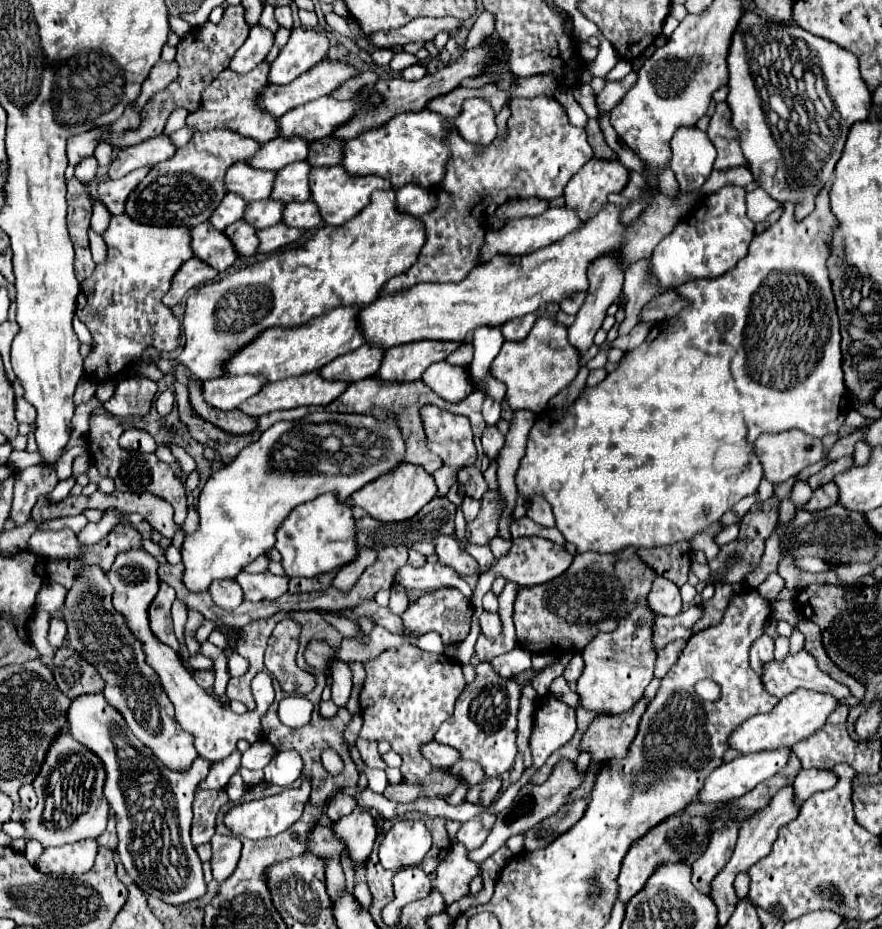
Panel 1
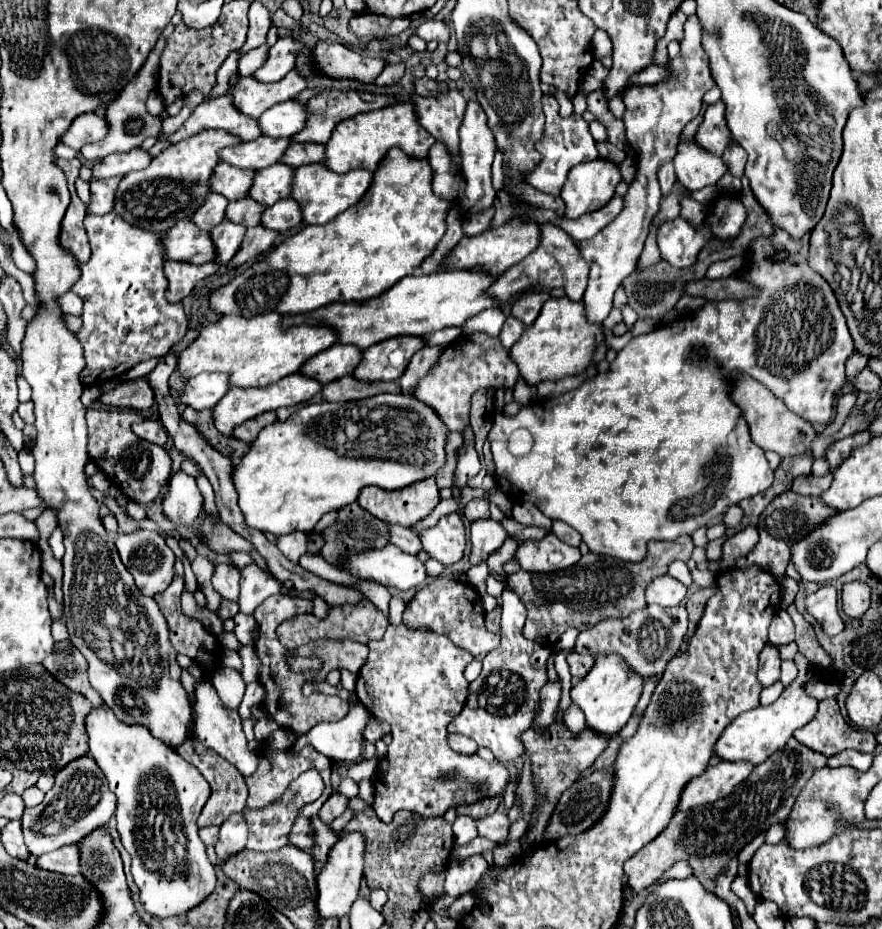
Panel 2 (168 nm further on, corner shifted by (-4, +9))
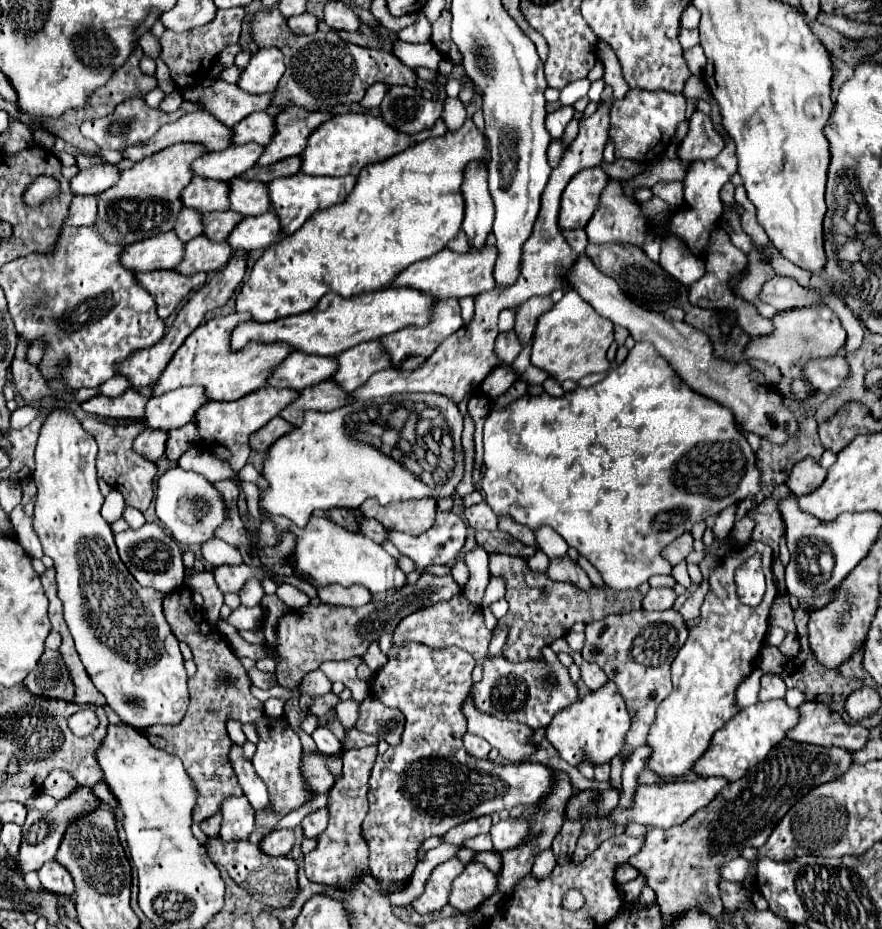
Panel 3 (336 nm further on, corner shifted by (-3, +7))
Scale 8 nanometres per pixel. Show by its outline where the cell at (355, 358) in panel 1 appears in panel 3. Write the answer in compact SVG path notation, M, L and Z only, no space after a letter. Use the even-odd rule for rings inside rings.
M292 351L278 367L274 367L274 371L268 377L268 385L302 391L334 375L332 371L336 371L336 365L338 363L332 357Z

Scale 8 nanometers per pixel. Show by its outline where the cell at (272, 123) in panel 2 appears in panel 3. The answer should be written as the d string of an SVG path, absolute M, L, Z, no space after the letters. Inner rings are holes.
M252 113L240 123L232 127L232 145L244 145L244 143L260 143L266 145L270 143L274 135L274 117L268 113Z

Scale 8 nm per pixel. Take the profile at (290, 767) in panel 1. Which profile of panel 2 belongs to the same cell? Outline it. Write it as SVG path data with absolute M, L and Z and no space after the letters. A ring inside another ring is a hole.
M355 703L349 713L337 723L319 723L305 737L298 738L292 751L297 755L305 745L313 745L329 759L363 761L363 729L369 721L369 713L361 703Z

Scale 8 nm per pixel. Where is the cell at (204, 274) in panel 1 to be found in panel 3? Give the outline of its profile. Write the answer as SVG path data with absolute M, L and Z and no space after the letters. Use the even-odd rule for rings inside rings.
M148 271L138 273L136 281L154 297L158 315L166 319L190 291L196 291L204 285L206 275L198 273L188 277L176 271Z

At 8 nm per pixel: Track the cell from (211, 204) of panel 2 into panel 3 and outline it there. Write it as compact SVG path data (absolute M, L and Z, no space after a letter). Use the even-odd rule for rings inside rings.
M182 209L180 215L178 215L178 219L176 219L176 227L174 227L174 233L178 235L178 239L184 241L184 243L188 243L196 235L200 235L202 233L200 219L202 219L202 215L198 211Z

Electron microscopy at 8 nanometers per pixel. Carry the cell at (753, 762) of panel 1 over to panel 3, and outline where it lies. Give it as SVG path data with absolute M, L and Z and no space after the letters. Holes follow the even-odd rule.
M710 777L710 779L696 779L696 781L672 781L672 783L660 783L660 785L638 785L634 791L634 799L630 807L616 805L608 819L616 825L626 823L640 823L644 827L660 827L668 829L674 825L684 823L690 815L694 815L698 809L706 807L718 791L726 785L726 779L722 777Z

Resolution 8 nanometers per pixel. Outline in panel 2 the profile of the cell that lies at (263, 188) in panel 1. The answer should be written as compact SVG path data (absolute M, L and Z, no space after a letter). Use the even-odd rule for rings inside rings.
M221 161L213 171L211 189L215 193L225 195L229 201L237 201L249 195L249 185L253 185L253 177L255 177L255 171L237 169Z

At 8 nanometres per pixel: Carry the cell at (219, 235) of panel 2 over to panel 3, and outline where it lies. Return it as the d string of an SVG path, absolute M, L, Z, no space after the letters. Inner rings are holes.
M204 235L184 245L184 259L174 267L182 275L220 271L232 257L228 243L208 243Z

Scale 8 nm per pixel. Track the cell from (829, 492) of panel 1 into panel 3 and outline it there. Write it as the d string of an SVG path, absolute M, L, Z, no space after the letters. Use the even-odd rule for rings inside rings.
M804 459L804 461L796 463L786 485L790 487L790 491L794 495L802 497L802 495L816 491L824 479L826 479L826 471L820 467L820 463L814 459Z

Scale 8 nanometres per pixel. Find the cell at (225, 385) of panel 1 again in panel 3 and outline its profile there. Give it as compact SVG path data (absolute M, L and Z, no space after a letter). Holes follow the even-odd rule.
M180 387L168 395L152 397L146 405L142 423L150 429L162 431L182 427L192 421L194 413L200 405L204 405L204 401L206 397L202 387Z

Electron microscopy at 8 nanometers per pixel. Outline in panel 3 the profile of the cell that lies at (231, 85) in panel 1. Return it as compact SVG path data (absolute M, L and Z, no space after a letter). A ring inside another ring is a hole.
M196 111L186 113L178 121L160 127L160 131L152 135L152 139L126 147L122 151L122 157L136 163L176 143L200 143L206 147L206 151L224 151L232 145L230 137L232 131L226 125L218 123L210 113Z

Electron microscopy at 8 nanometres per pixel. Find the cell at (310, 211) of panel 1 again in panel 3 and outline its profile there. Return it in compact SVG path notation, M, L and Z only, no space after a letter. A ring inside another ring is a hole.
M264 213L260 217L244 217L228 235L228 245L232 253L244 251L254 253L258 249L266 249L280 237L280 221L274 213Z

